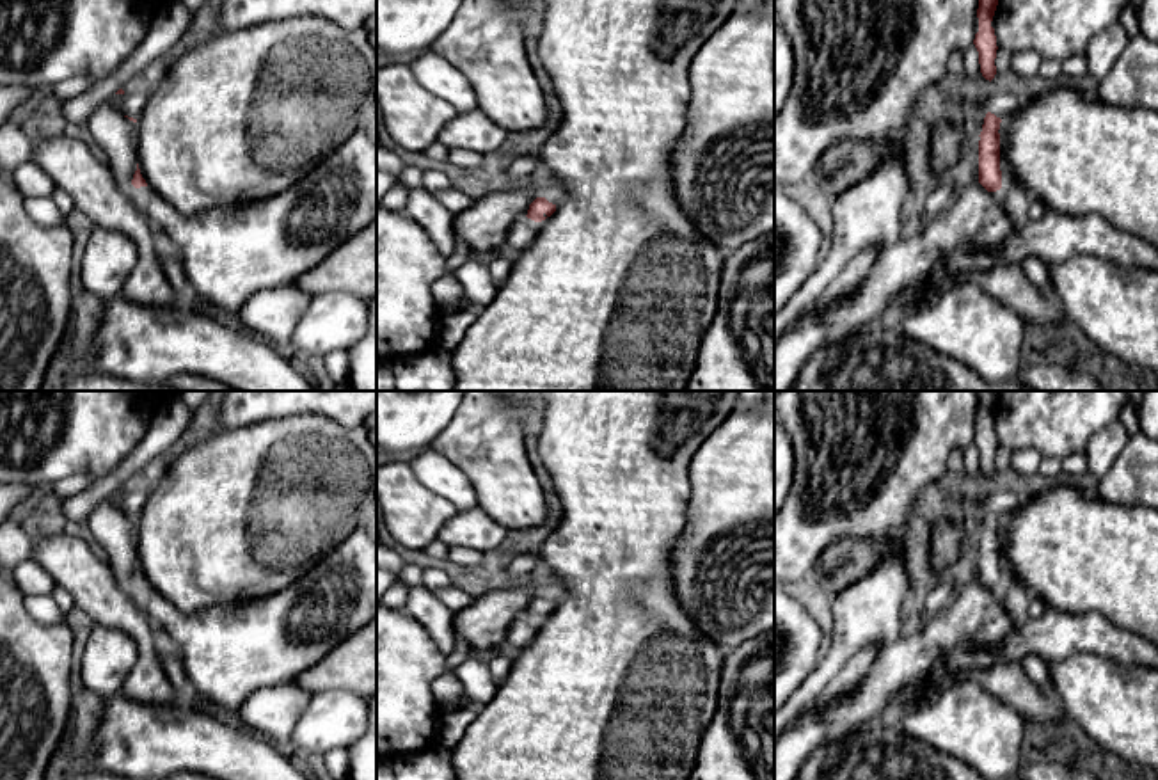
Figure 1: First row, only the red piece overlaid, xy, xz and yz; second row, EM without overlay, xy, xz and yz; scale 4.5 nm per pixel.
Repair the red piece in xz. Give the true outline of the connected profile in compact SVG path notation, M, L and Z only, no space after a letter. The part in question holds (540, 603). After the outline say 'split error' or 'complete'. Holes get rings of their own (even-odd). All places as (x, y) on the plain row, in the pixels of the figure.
M536 595L527 608L527 617L542 620L556 609L556 602L549 601L545 595Z; complete

